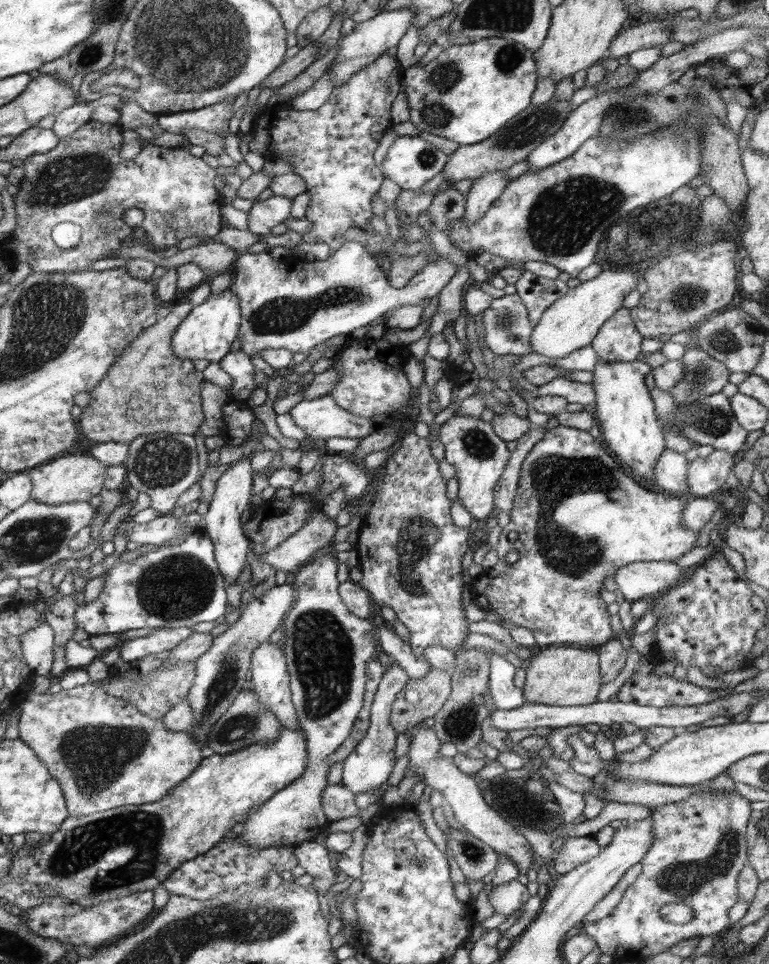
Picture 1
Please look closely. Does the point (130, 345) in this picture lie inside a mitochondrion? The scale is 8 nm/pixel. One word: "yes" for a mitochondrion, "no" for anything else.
no

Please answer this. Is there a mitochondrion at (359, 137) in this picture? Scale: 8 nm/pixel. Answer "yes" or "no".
no

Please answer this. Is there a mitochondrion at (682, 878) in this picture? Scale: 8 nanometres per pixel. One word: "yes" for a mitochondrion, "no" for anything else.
yes

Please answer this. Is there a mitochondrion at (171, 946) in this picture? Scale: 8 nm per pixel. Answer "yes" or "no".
yes

